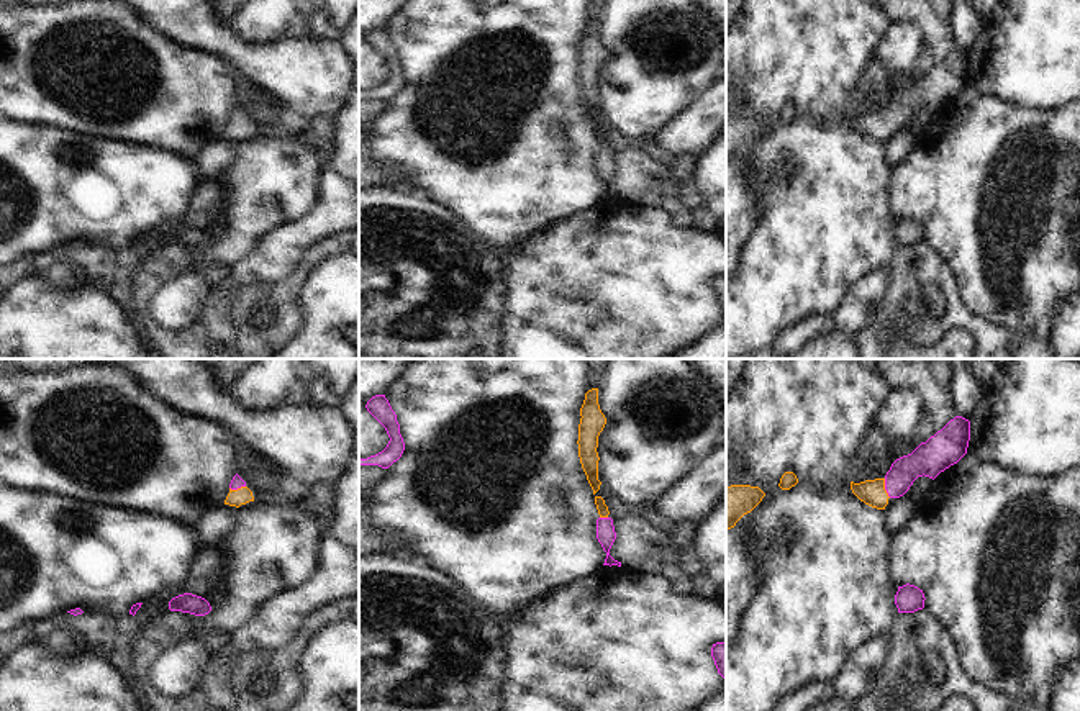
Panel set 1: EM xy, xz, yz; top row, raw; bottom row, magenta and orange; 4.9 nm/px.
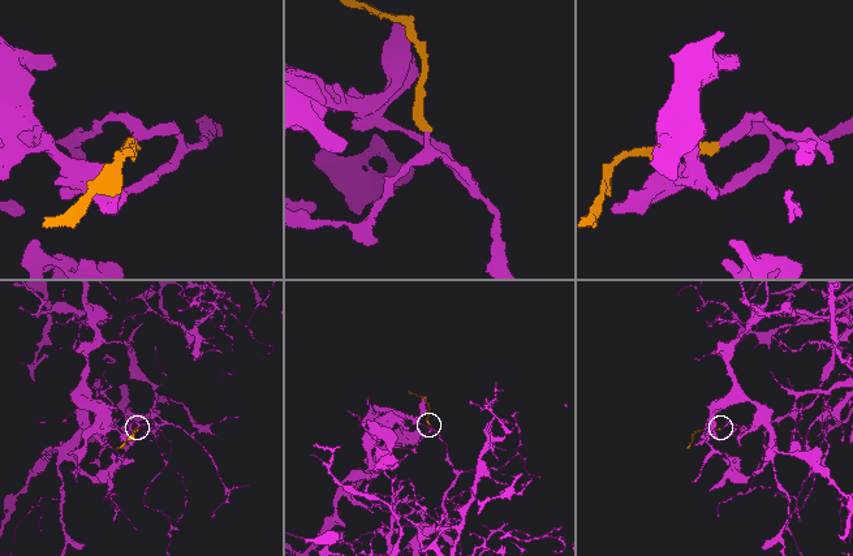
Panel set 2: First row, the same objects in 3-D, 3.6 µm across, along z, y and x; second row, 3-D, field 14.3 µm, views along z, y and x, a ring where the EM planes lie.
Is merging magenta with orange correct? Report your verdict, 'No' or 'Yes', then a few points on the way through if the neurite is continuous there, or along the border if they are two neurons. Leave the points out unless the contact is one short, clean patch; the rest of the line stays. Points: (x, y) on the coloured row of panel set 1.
Yes. Path across: yz (926, 459), (912, 466), (885, 489), (872, 492)

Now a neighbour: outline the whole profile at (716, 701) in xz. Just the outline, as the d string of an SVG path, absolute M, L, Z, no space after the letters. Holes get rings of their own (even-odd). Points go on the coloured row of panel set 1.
M726 680L724 685L692 711L726 711Z

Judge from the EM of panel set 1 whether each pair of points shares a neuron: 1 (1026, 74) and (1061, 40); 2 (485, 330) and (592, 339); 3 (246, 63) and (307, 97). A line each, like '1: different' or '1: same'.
1: same
2: different
3: same

